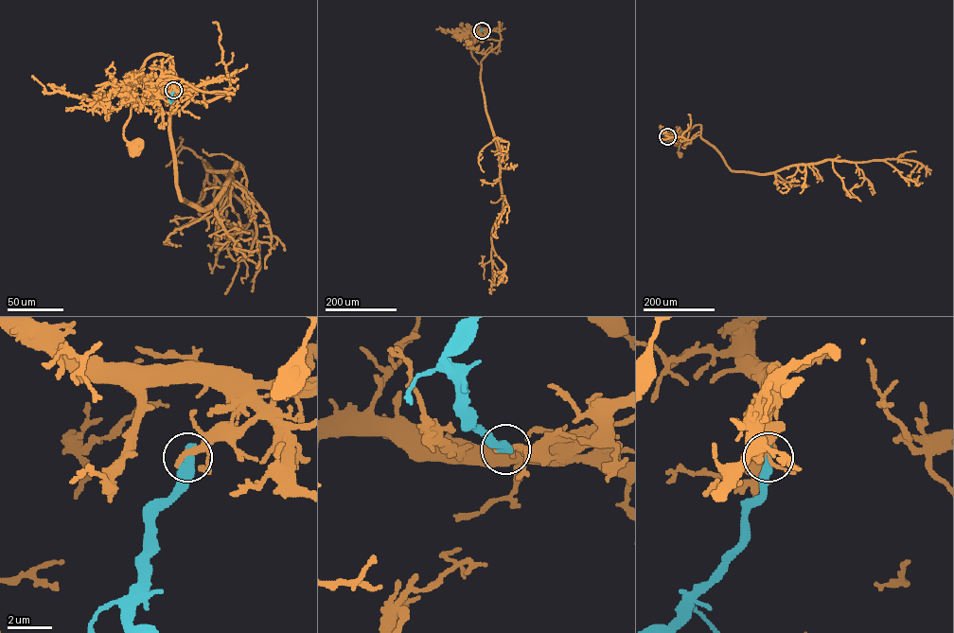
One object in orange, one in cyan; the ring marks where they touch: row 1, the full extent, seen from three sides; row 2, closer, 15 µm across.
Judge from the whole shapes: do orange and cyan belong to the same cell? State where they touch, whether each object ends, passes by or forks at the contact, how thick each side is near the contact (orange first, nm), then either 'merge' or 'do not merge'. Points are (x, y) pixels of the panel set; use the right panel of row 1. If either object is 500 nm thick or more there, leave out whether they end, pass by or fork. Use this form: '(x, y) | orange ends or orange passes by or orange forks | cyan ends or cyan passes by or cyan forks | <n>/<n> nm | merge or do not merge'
(667, 136) | orange passes by | cyan ends | 220/480 nm | do not merge

